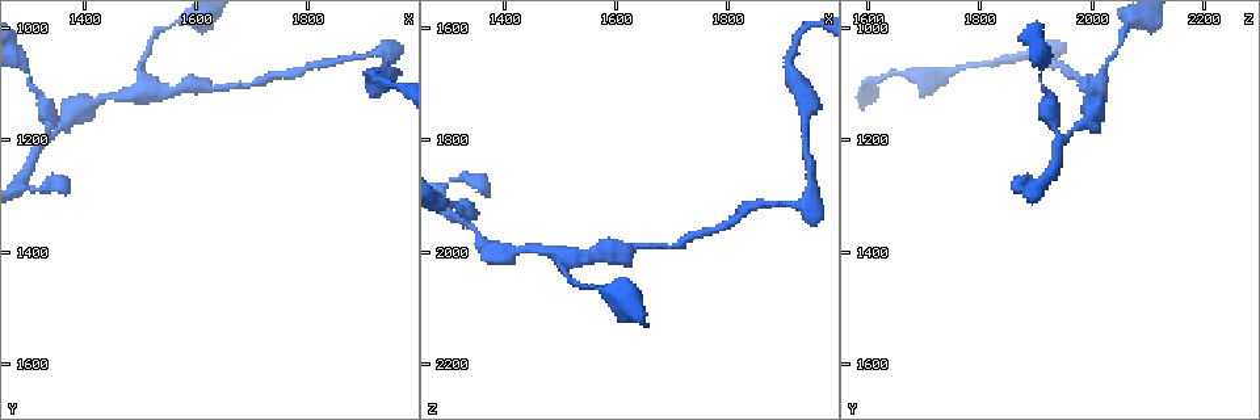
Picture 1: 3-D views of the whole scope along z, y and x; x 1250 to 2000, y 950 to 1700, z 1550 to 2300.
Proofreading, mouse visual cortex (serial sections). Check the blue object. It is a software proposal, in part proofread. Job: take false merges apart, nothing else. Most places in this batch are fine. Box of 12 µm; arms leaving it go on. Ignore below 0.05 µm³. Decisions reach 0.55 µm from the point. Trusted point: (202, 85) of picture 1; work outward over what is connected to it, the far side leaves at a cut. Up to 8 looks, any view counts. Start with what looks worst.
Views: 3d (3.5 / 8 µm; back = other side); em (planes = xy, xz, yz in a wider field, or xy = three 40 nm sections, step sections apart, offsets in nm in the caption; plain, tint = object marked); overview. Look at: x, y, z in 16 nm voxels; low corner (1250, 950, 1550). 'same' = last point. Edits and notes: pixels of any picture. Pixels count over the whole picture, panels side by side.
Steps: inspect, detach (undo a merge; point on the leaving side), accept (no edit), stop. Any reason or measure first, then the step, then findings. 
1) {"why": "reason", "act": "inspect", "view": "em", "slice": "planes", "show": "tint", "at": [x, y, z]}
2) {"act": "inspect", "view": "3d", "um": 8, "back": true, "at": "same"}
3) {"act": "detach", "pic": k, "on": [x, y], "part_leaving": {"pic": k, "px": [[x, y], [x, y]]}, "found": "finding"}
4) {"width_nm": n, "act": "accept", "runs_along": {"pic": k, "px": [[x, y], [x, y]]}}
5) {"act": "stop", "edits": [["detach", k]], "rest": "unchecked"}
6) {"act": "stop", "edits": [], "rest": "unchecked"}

{"why": "a fork", "act": "inspect", "view": "3d", "um": 8, "at": [1940, 1045, 1915]}

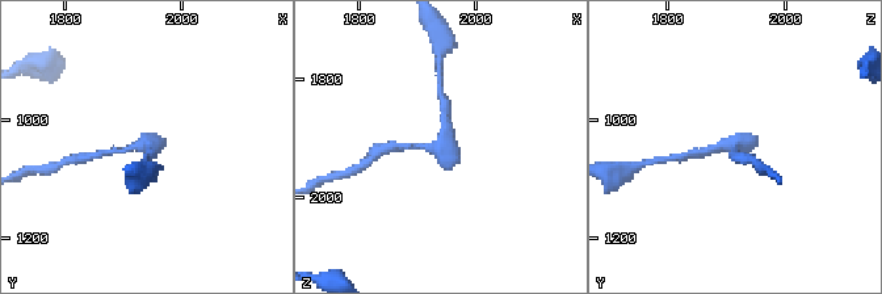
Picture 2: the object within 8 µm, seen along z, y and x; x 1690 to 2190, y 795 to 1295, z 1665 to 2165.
{"act": "inspect", "view": "3d", "um": 3.5, "at": [1940, 1045, 1910]}

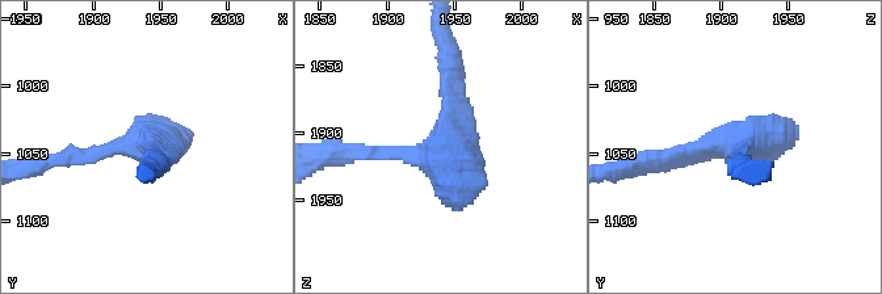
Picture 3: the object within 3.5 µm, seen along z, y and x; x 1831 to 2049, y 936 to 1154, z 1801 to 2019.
{"act": "accept", "runs_along": {"pic": 3, "px": [[349, 151], [442, 148], [454, 74]]}, "found": "one cell here"}

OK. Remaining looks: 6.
{"why": "two arms in line, one across", "act": "inspect", "view": "em", "slice": "planes", "show": "tint", "at": [1510, 1100, 2015]}

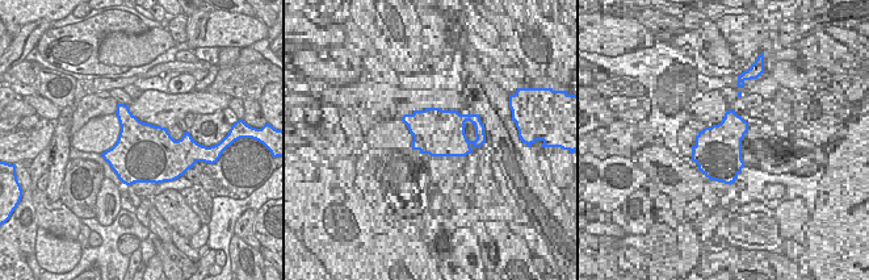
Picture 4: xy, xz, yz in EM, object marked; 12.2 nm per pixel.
{"act": "inspect", "view": "3d", "um": 3.5, "at": "same"}

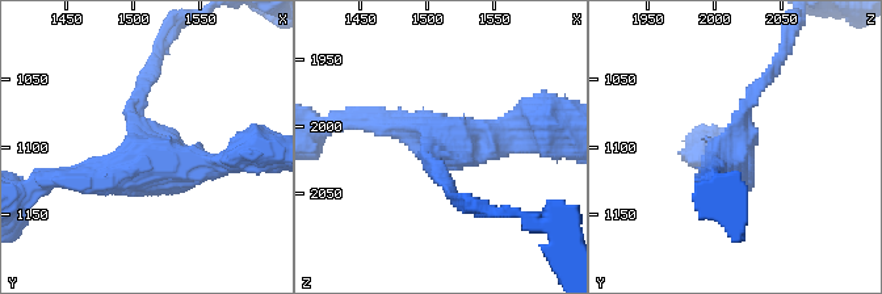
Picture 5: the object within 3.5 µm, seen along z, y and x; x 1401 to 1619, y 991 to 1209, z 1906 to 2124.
{"arm_widths_nm": [150, 250, 300], "act": "accept", "runs_along": {"pic": 5, "px": [[231, 160], [169, 156], [70, 177]]}, "found": "continuous, no second cell"}

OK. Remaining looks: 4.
{"why": "sudden change in width", "act": "inspect", "view": "3d", "um": 3.5, "at": [1330, 1200, 1950]}

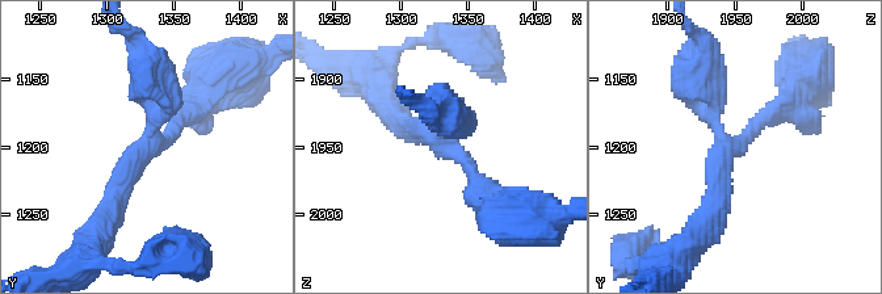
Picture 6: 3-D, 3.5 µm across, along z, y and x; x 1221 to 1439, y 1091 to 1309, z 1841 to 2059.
{"act": "accept", "found": "one cell here"}

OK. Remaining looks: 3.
{"act": "stop", "edits": [], "rest": "unchecked"}

